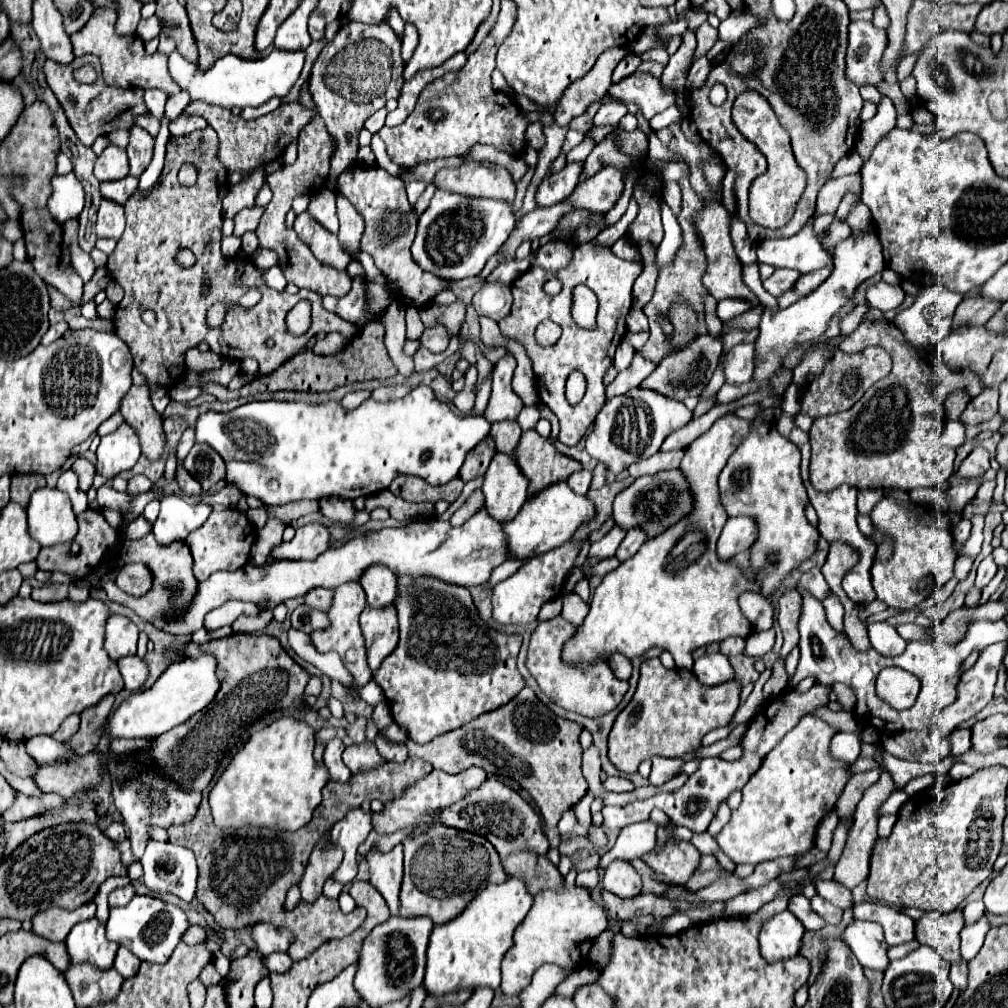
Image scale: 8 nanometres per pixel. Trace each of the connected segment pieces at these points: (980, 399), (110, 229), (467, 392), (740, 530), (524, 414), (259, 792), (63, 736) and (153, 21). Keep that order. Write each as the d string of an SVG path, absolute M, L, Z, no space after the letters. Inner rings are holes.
M998 388L982 390L976 398L972 398L960 416L962 424L982 424L990 420L998 412Z
M102 200L98 210L98 222L96 222L96 234L98 238L114 238L118 240L124 232L124 210L122 206Z
M470 366L464 378L466 378L466 384L464 384L462 392L456 394L456 398L454 398L452 402L454 402L454 406L456 406L460 412L470 414L472 408L474 408L474 398L476 398L476 380L478 380L476 366Z
M728 518L720 540L718 540L718 556L734 558L738 552L748 550L756 542L756 522L752 518Z
M524 406L520 416L518 416L518 424L522 426L522 430L528 430L528 428L534 428L536 422L538 422L538 410L536 406Z
M282 716L270 726L252 732L210 790L214 824L222 830L246 826L298 830L306 826L322 802L322 788L330 780L326 766L320 766L312 752L314 730L292 716Z
M70 716L64 720L64 724L60 726L60 730L56 730L56 734L52 734L52 738L60 738L60 740L68 740L70 736L76 734L80 726L80 718L78 716Z
M156 15L141 21L138 24L136 35L140 36L144 43L150 41L151 39L158 37L160 34L162 20Z

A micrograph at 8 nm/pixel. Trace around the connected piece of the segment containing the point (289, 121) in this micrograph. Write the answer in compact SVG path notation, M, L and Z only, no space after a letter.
M190 102L188 108L184 110L186 116L190 114L198 114L202 118L206 118L208 126L212 126L218 132L220 138L220 162L226 166L228 172L246 172L252 170L260 164L265 164L280 158L282 149L280 142L282 142L282 134L284 134L284 150L290 142L294 142L300 134L300 130L312 122L312 118L316 116L314 110L306 108L300 102L292 102L292 104L282 104L278 106L274 112L256 118L256 120L244 120L242 116L234 116L228 108L222 106L212 106L208 102Z

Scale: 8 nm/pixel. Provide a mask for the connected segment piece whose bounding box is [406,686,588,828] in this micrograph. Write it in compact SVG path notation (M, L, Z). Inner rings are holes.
M526 686L506 706L478 716L460 730L442 734L428 744L408 742L406 746L410 750L410 758L422 758L424 762L430 762L434 768L448 774L462 772L470 766L480 766L488 774L512 776L536 800L540 814L546 820L546 826L554 828L562 818L564 810L576 806L576 802L588 790L588 782L580 770L580 732L580 724L558 718L546 704L536 698L534 690ZM514 758L518 758L518 770Z

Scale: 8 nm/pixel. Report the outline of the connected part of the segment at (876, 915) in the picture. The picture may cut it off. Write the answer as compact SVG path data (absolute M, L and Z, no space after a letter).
M864 902L856 904L852 912L854 920L870 920L878 922L884 928L884 936L888 946L904 944L914 940L914 920L900 914L896 908L874 904L874 902Z

